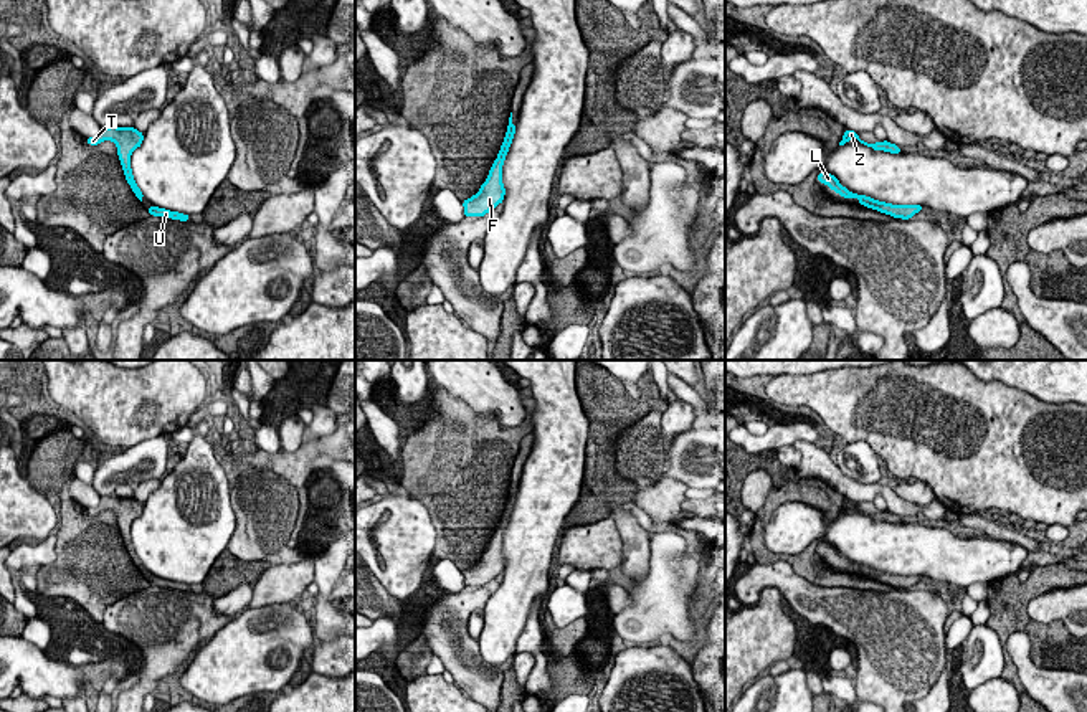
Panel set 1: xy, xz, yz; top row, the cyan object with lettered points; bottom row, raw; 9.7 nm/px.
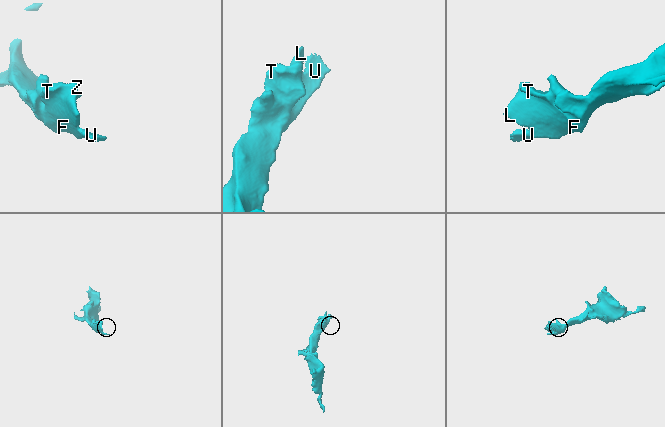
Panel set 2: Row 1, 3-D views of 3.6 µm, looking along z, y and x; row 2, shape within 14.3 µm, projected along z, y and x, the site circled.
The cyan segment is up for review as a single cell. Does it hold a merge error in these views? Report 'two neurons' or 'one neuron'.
one neuron

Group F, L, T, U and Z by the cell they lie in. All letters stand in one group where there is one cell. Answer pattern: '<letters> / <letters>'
F L T U Z

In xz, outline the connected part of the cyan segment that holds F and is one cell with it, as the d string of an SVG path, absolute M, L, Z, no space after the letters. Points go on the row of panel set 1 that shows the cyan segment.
M510 112L504 142L501 145L497 159L494 160L489 170L486 182L481 185L476 195L472 195L468 200L463 200L464 216L481 218L504 202L506 188L502 183L502 165L512 144L514 134L515 134L515 124L512 122L512 112Z

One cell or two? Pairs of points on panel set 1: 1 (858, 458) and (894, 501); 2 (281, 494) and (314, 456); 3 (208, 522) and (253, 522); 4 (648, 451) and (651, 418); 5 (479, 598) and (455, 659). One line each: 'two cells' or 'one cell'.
1: two cells
2: two cells
3: two cells
4: one cell
5: one cell

